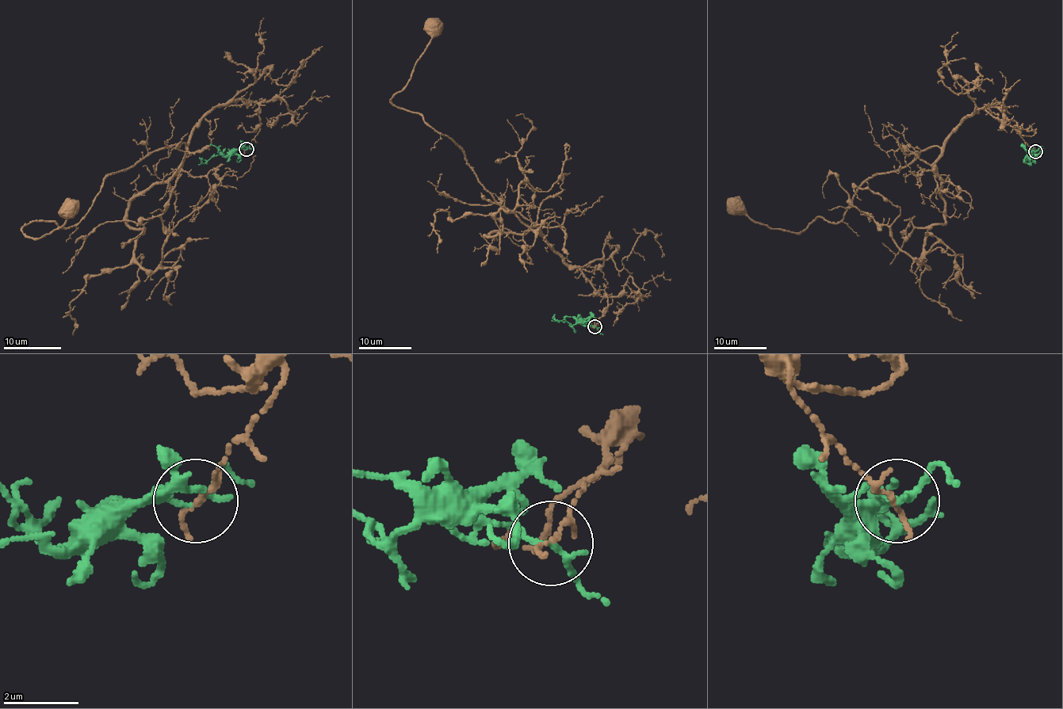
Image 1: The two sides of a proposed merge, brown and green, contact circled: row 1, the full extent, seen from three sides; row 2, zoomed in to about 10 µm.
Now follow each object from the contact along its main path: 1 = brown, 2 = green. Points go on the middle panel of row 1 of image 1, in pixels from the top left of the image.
1: (594, 326), (606, 295), (535, 226), (487, 235), (526, 179), (517, 151), (533, 125), (515, 116)
2: (594, 326), (572, 316), (565, 316), (557, 321), (553, 317), (555, 314)

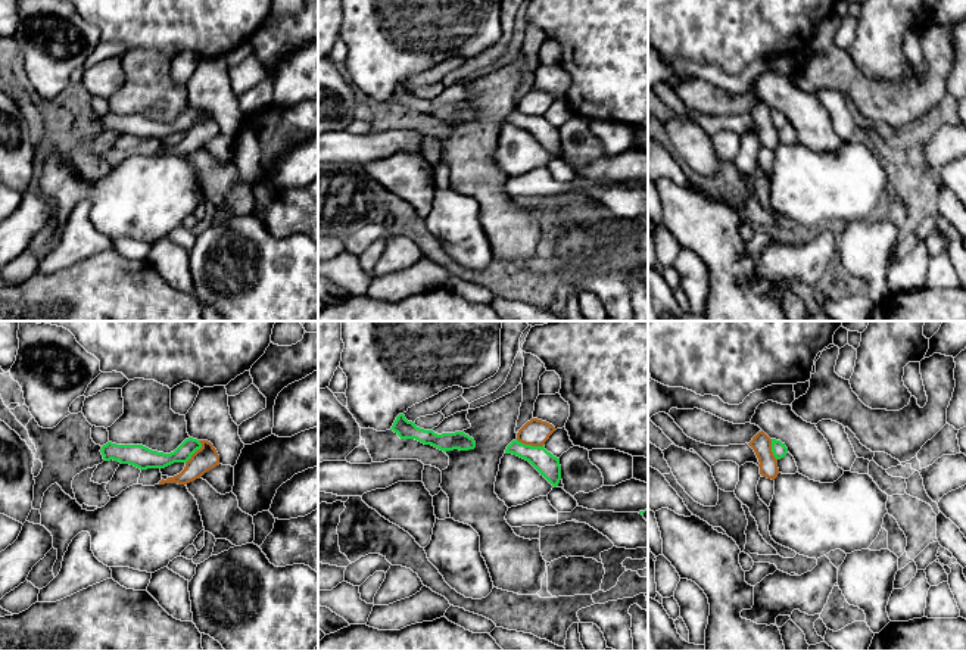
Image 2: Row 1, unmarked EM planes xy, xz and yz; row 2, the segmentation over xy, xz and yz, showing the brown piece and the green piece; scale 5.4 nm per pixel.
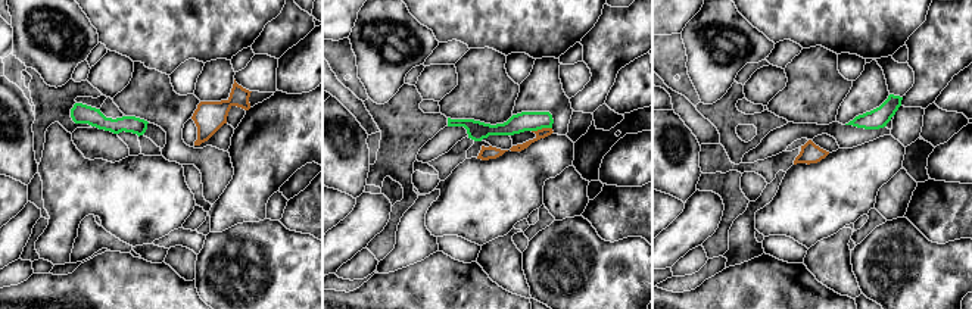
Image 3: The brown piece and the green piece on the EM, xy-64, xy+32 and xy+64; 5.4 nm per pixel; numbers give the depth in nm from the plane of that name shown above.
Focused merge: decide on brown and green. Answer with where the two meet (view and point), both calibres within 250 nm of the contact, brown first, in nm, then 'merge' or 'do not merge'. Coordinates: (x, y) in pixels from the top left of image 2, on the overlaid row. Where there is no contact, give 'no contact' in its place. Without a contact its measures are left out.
meets brown in xz at (529, 444); 140 nm thick on the brown side, 120 nm on the other; do not merge

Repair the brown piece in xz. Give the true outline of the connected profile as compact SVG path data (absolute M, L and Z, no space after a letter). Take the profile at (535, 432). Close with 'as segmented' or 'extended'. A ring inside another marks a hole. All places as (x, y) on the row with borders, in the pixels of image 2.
M532 418L517 433L517 440L524 445L543 446L555 427L546 421Z; as segmented

